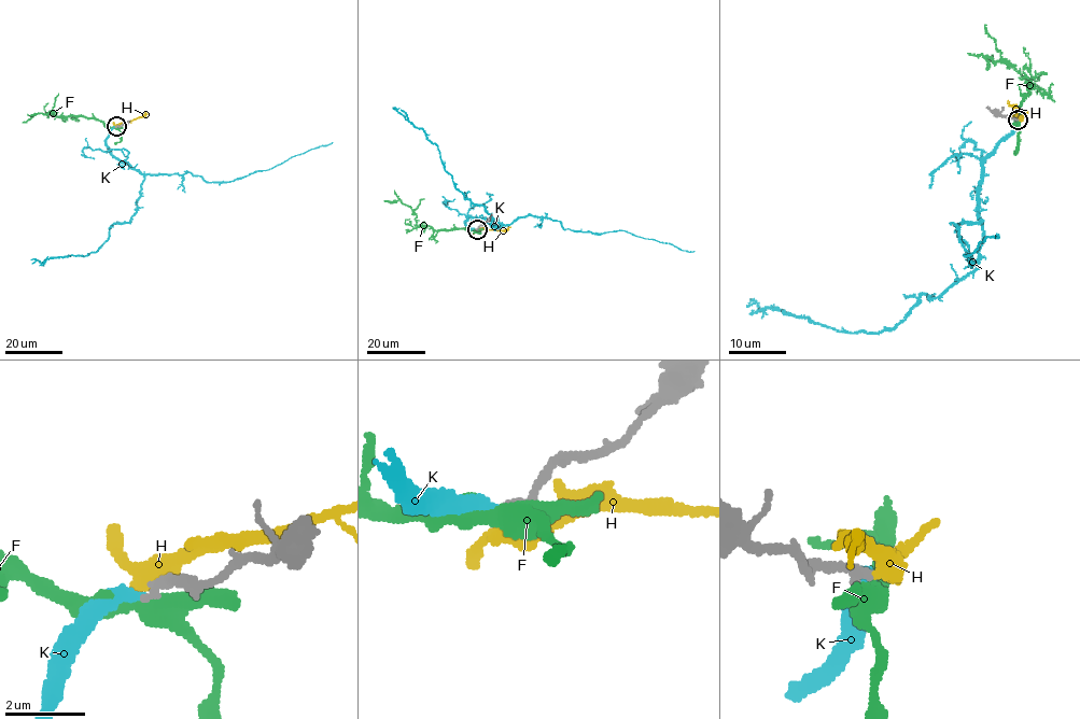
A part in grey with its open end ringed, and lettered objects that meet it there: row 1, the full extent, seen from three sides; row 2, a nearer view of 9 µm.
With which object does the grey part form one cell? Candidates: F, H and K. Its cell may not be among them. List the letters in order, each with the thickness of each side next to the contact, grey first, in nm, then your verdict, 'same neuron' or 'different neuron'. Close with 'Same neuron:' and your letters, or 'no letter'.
F: 260 nm thick on the grey side, 440 nm on the other; different neuron
H: 240 nm thick on the grey side, 480 nm on the other; same neuron
K: 240 nm thick on the grey side, 320 nm on the other; different neuron
Same neuron: H

